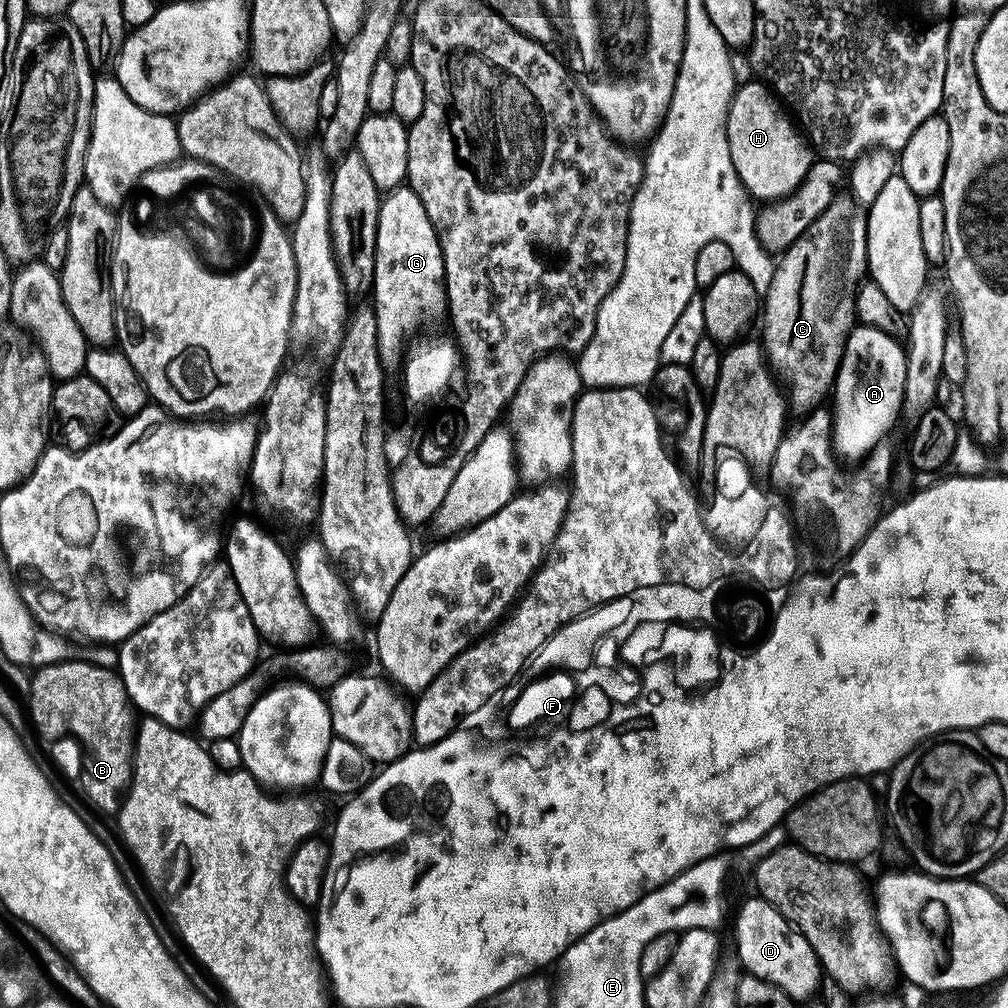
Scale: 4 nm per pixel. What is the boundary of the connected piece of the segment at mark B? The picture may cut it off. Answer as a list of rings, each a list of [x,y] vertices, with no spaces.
[[[69,658],[60,660],[57,664],[48,664],[45,668],[37,668],[31,673],[30,687],[26,693],[26,708],[30,713],[30,724],[34,729],[35,735],[40,736],[40,740],[44,743],[47,759],[51,760],[53,765],[72,783],[72,788],[76,792],[81,792],[85,796],[87,807],[95,810],[97,813],[105,814],[104,812],[119,813],[120,805],[124,798],[124,793],[127,792],[129,784],[132,782],[132,753],[134,751],[133,741],[130,739],[130,728],[128,732],[128,715],[134,712],[134,705],[128,698],[128,691],[124,689],[124,684],[120,680],[119,675],[111,668],[103,668],[97,664],[89,662],[87,659],[76,660],[77,658]]]

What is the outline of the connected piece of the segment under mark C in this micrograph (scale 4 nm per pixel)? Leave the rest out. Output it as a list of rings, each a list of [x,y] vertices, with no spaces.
[[[837,195],[835,199],[829,202],[823,213],[817,217],[816,221],[805,230],[803,234],[793,244],[782,252],[776,265],[776,273],[770,282],[767,292],[762,296],[762,320],[764,316],[764,340],[762,339],[762,347],[771,371],[775,373],[781,381],[782,379],[788,383],[788,400],[787,403],[800,411],[800,414],[807,413],[809,410],[817,407],[821,403],[820,400],[829,395],[836,383],[836,371],[840,368],[840,359],[844,353],[844,343],[848,341],[848,336],[851,334],[854,327],[854,321],[857,319],[856,301],[854,293],[858,285],[865,279],[868,270],[868,251],[866,250],[866,238],[868,237],[868,213],[860,204],[853,199],[851,195]]]

